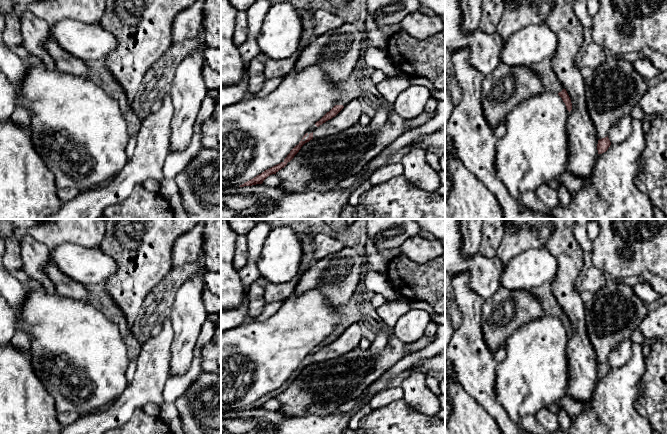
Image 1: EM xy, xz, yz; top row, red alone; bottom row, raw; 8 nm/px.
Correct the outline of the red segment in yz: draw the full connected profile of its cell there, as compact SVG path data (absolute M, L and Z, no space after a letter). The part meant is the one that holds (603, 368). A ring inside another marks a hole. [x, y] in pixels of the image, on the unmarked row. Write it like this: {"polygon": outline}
{"polygon": "M607 361L599 363L598 364L598 368L597 368L597 374L598 374L598 378L602 378L604 376L606 376L608 374L608 372L610 371L611 366Z"}

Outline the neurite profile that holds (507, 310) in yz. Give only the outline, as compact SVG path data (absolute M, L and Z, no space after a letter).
M499 287L488 300L484 300L481 325L484 340L492 353L522 325L543 314L541 302L529 290L508 290Z

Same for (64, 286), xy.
M47 262L45 265L45 273L50 278L55 288L55 293L62 297L87 302L89 297L87 286L68 277L54 263Z

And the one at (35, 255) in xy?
M26 236L21 245L22 271L31 279L38 281L48 293L55 293L50 278L45 273L45 265L49 261L48 248L30 236Z

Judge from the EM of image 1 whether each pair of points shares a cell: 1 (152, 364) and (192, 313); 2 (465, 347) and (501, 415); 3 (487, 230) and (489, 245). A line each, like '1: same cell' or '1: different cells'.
1: different cells
2: same cell
3: same cell

